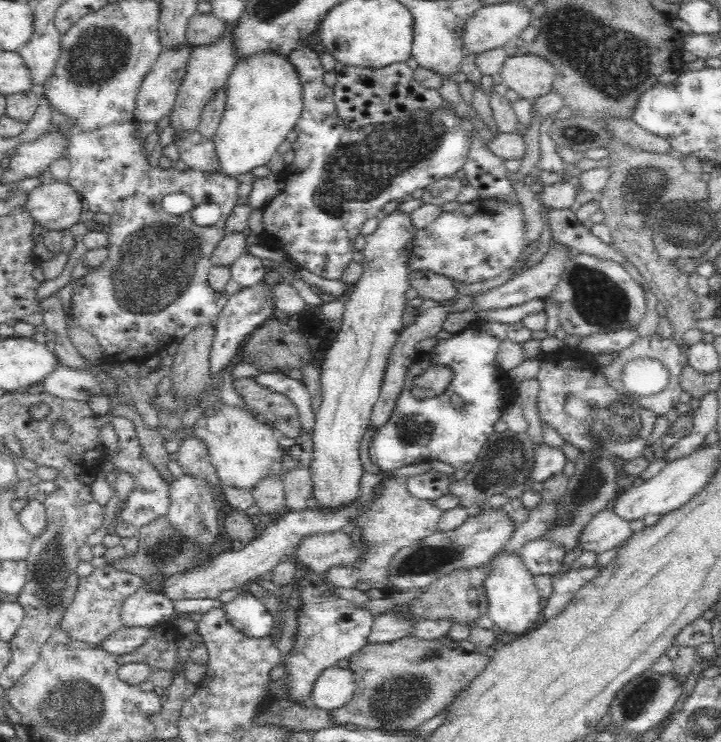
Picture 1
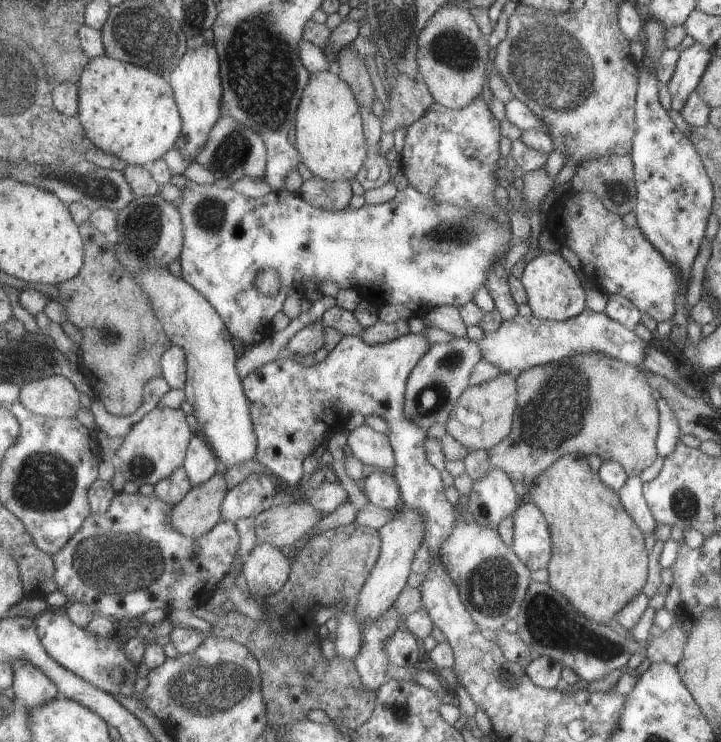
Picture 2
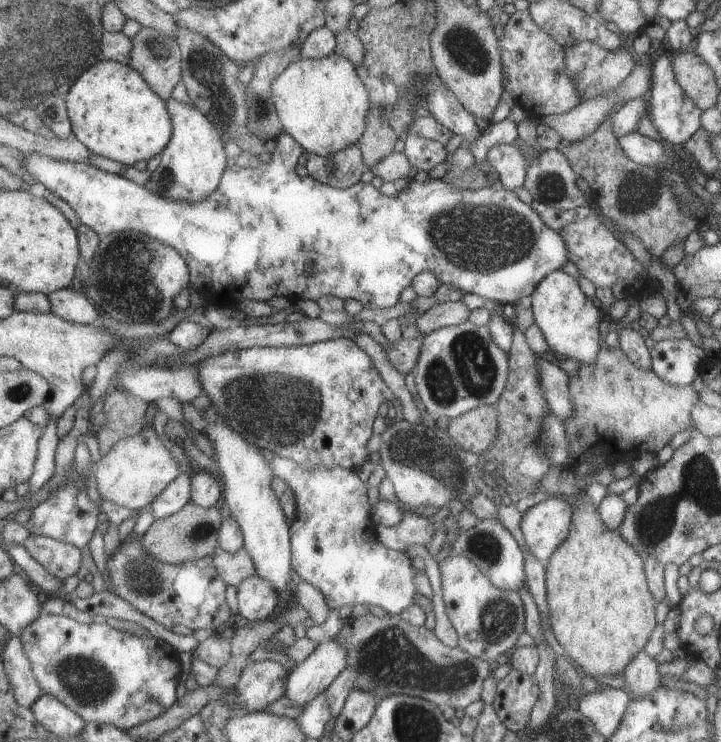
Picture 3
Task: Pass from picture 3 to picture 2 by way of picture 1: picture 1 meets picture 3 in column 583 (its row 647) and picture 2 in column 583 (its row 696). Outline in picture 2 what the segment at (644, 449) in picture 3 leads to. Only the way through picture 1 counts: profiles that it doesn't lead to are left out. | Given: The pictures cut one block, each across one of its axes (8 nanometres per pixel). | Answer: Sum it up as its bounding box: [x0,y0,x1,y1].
[486,352,659,491]

